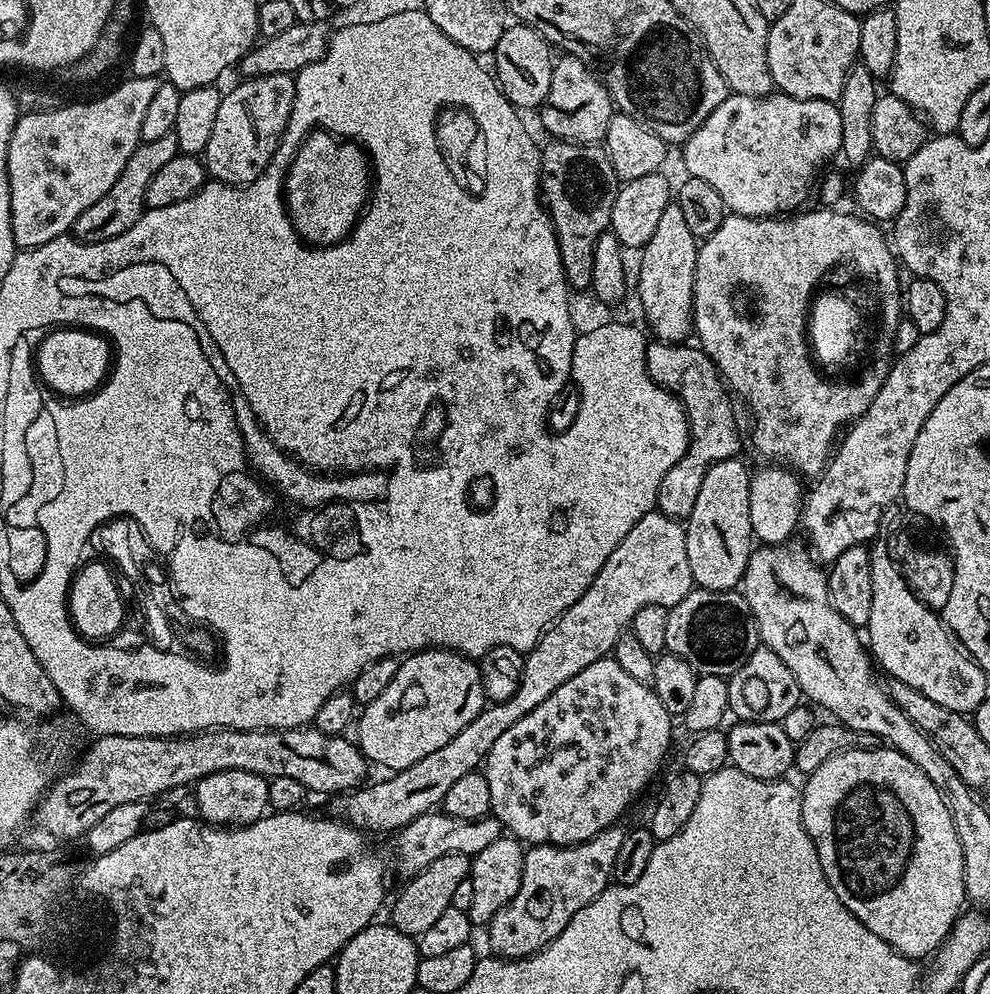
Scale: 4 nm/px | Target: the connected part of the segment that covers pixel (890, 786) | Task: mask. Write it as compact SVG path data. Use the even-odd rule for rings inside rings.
M853 746L846 749L845 752L839 752L834 758L822 762L822 766L818 766L818 770L807 773L805 780L808 781L802 784L800 793L802 822L806 826L806 834L810 834L814 846L818 850L818 862L822 862L822 870L826 874L830 886L834 886L834 894L838 894L842 906L846 906L846 910L850 910L850 914L854 914L854 918L858 918L858 922L862 922L862 926L866 926L866 930L870 930L870 934L878 934L878 938L882 938L882 942L886 942L907 960L920 962L923 961L923 956L931 957L936 949L944 943L957 916L965 907L962 845L958 842L958 834L954 834L954 822L950 818L950 810L946 810L941 796L938 795L938 790L934 790L934 782L930 782L930 778L926 778L926 774L922 774L922 770L918 766L914 766L914 762L910 762L910 758L906 758L906 754L902 754L897 748L891 746L860 747Z

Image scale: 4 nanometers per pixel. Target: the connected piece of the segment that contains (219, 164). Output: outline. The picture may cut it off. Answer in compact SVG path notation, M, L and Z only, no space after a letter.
M289 74L249 76L239 81L220 98L218 114L214 117L214 131L202 159L207 175L224 184L241 186L254 182L274 158L296 97L296 82Z

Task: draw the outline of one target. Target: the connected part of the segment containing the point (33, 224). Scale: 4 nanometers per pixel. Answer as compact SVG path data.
M132 76L109 90L105 96L84 100L81 104L61 103L45 112L26 112L16 117L16 125L10 134L10 146L6 154L6 170L10 182L10 218L17 249L37 248L54 238L71 233L74 222L82 210L90 210L102 194L106 194L118 182L130 154L142 143L142 117L154 98L154 90L161 81L157 77Z

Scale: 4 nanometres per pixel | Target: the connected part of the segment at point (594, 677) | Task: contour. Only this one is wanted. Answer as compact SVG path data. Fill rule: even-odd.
M605 658L578 670L570 682L562 682L546 702L534 706L526 718L518 718L490 750L482 765L490 782L491 815L525 845L581 844L594 834L613 827L663 766L664 751L672 744L674 718L658 702L649 685L630 678L622 666Z

